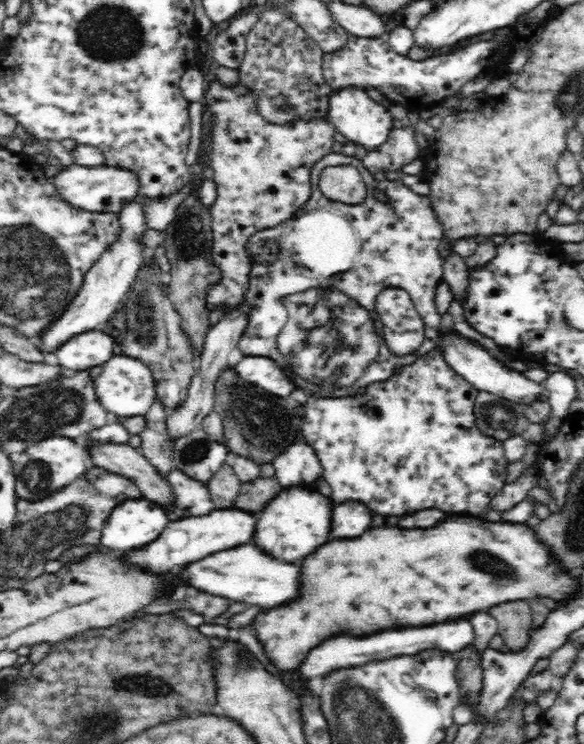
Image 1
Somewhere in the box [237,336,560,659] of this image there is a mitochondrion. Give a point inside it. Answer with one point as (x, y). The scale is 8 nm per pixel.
(497, 416)

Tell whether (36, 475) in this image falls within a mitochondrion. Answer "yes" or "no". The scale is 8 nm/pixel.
yes

